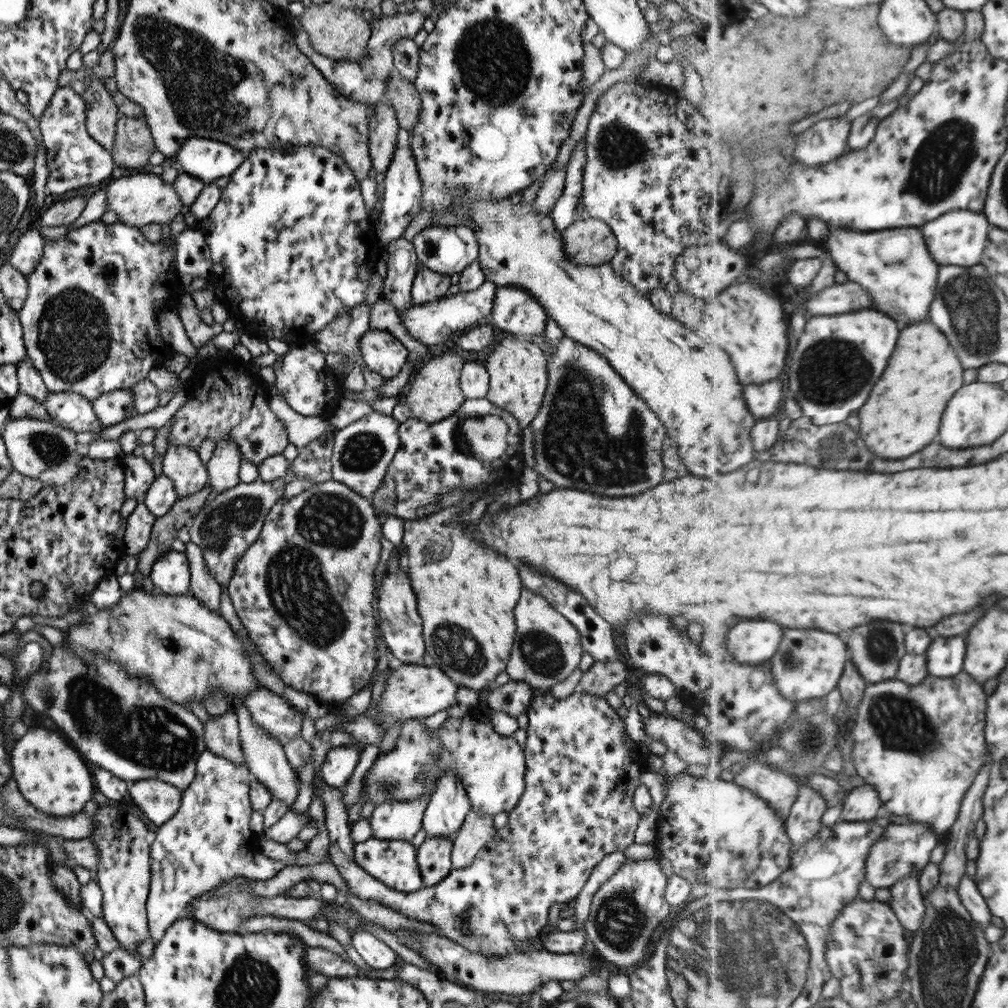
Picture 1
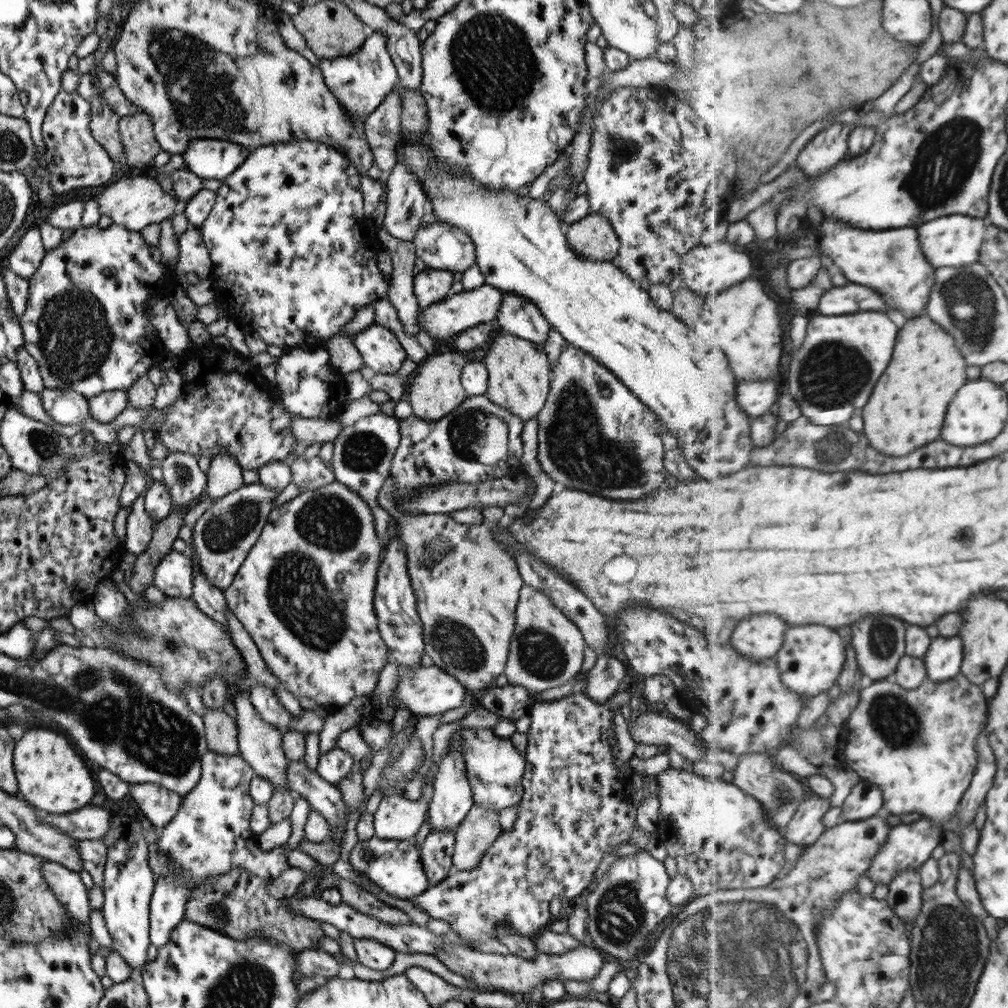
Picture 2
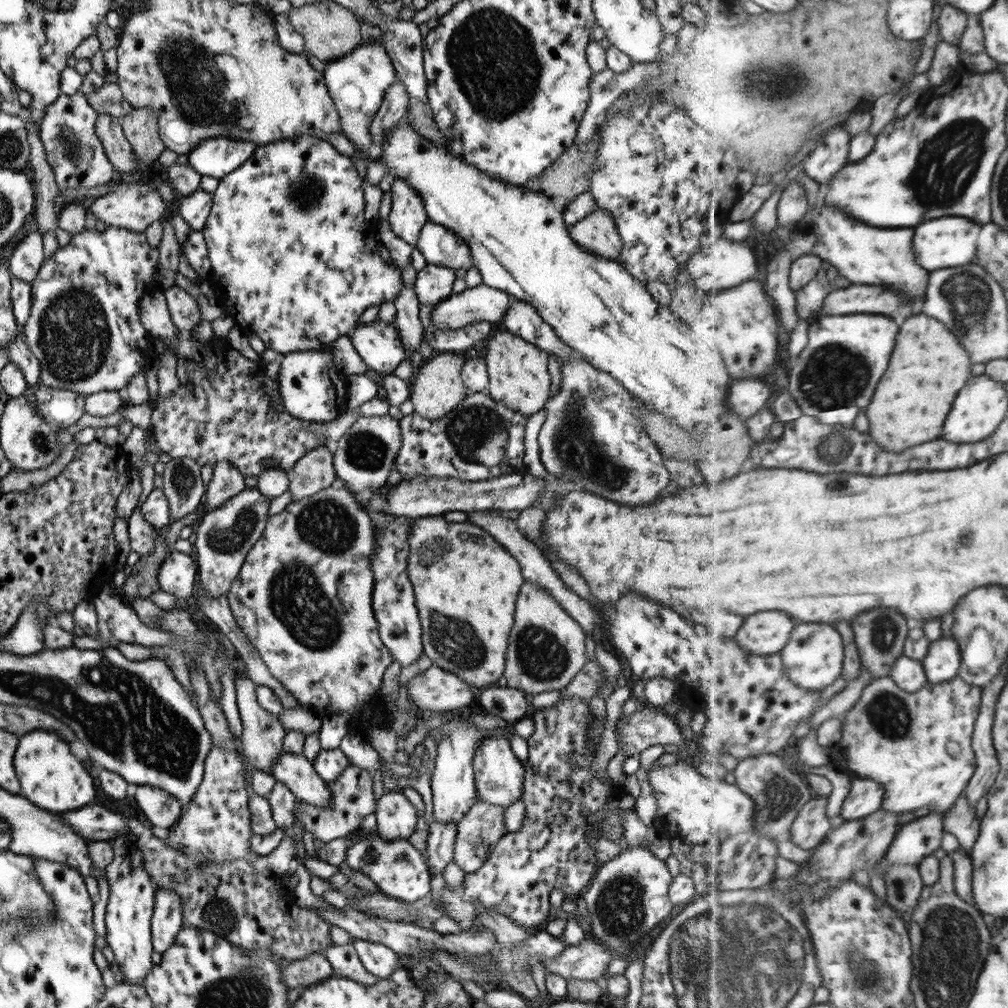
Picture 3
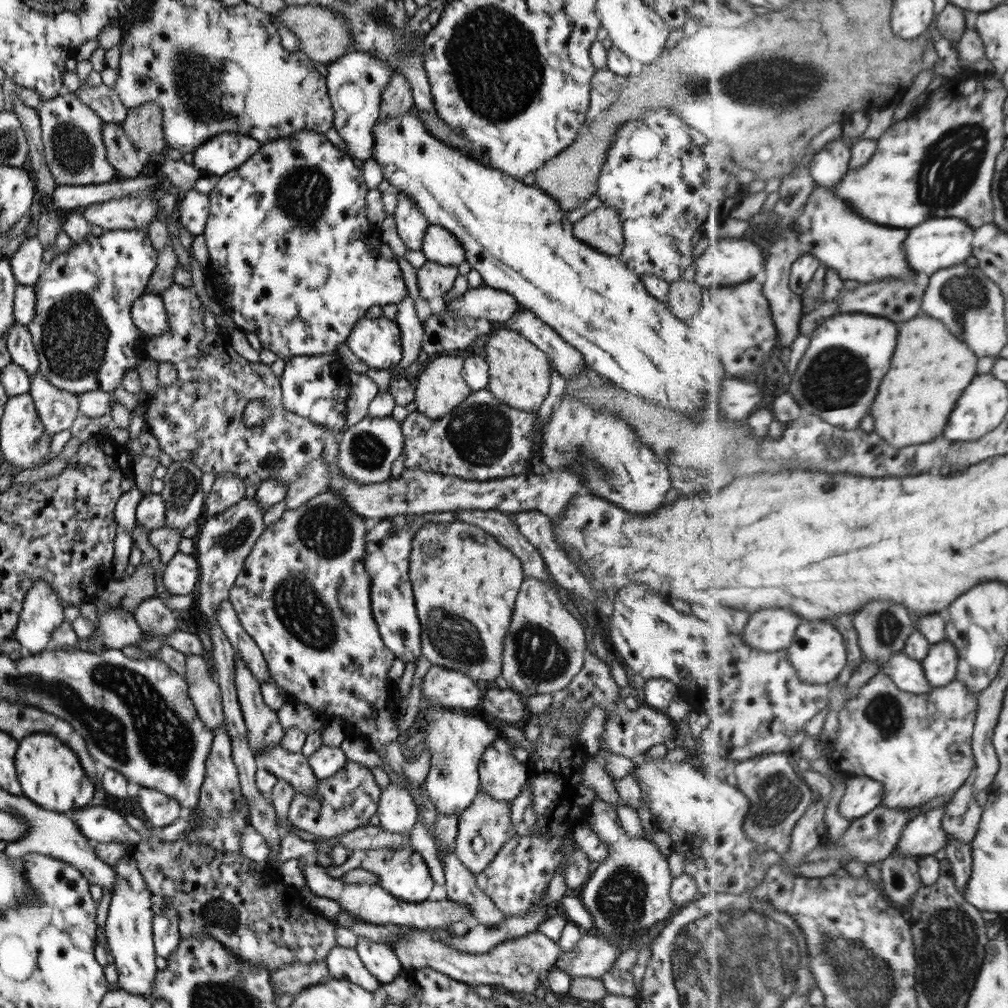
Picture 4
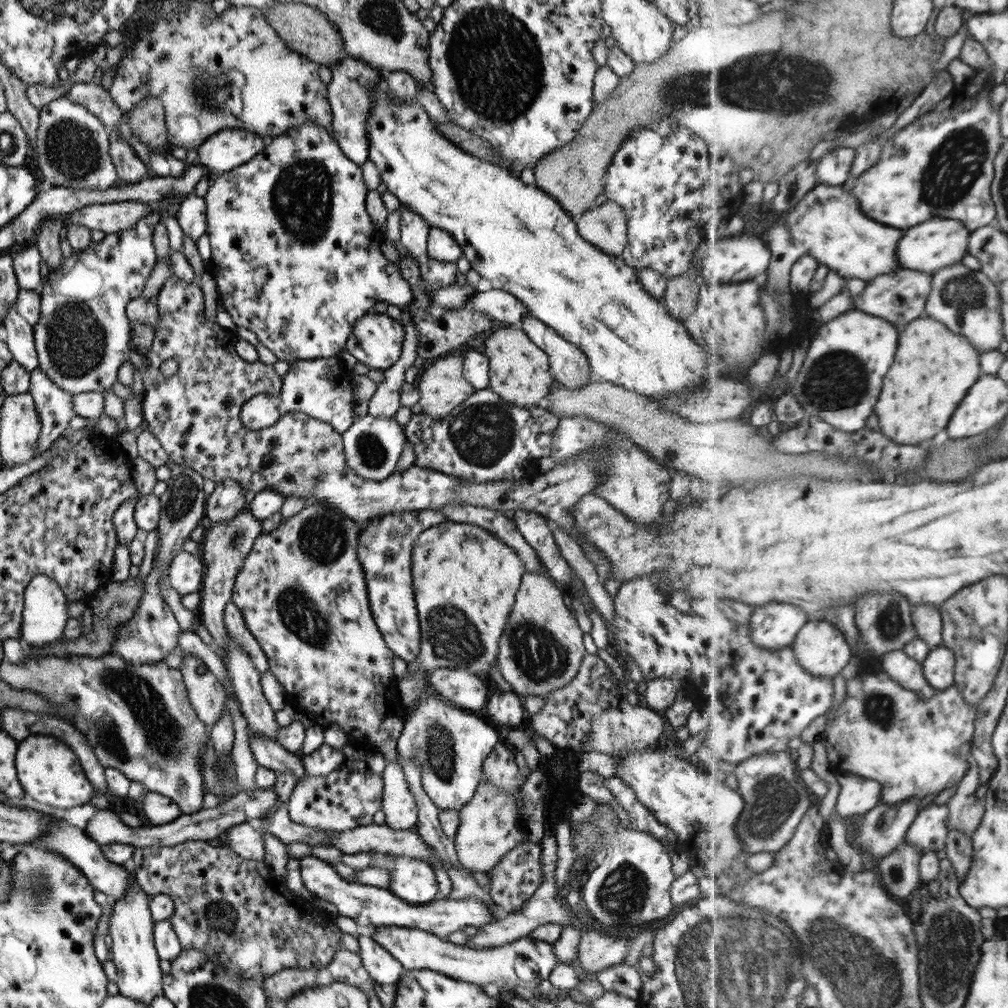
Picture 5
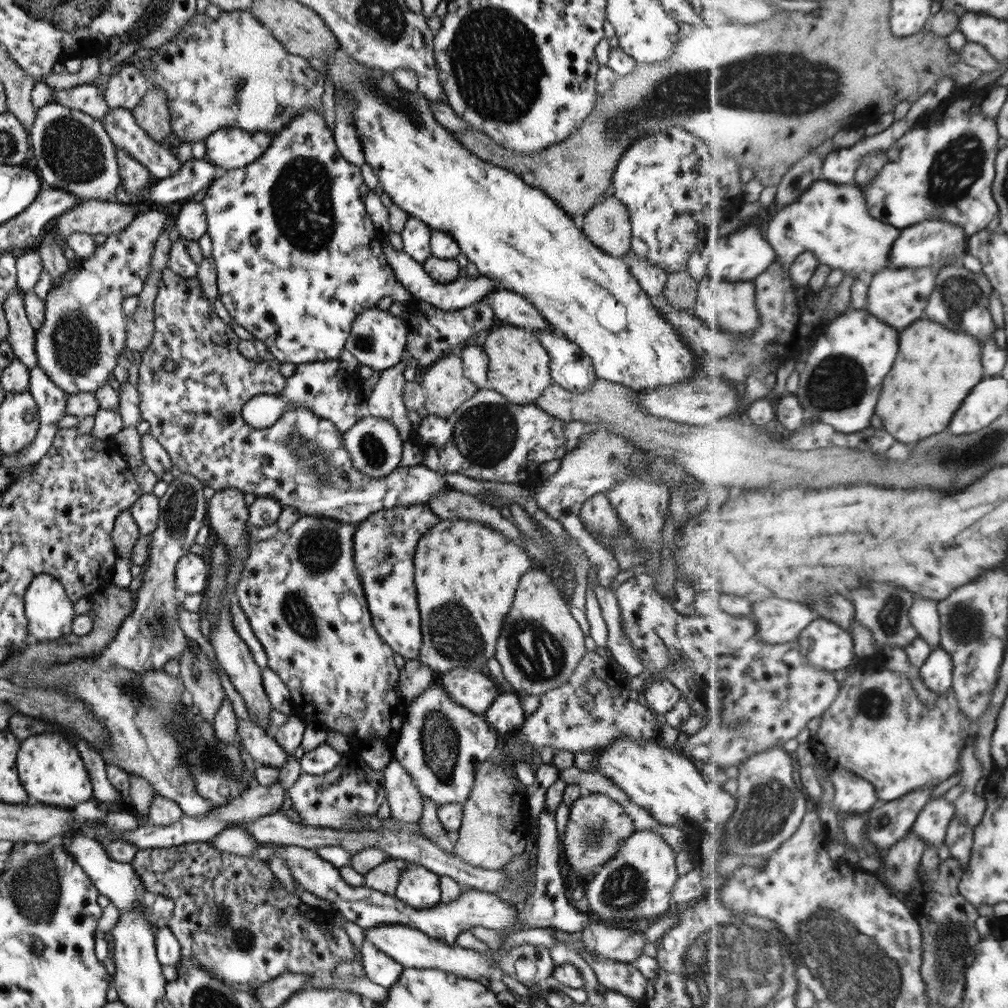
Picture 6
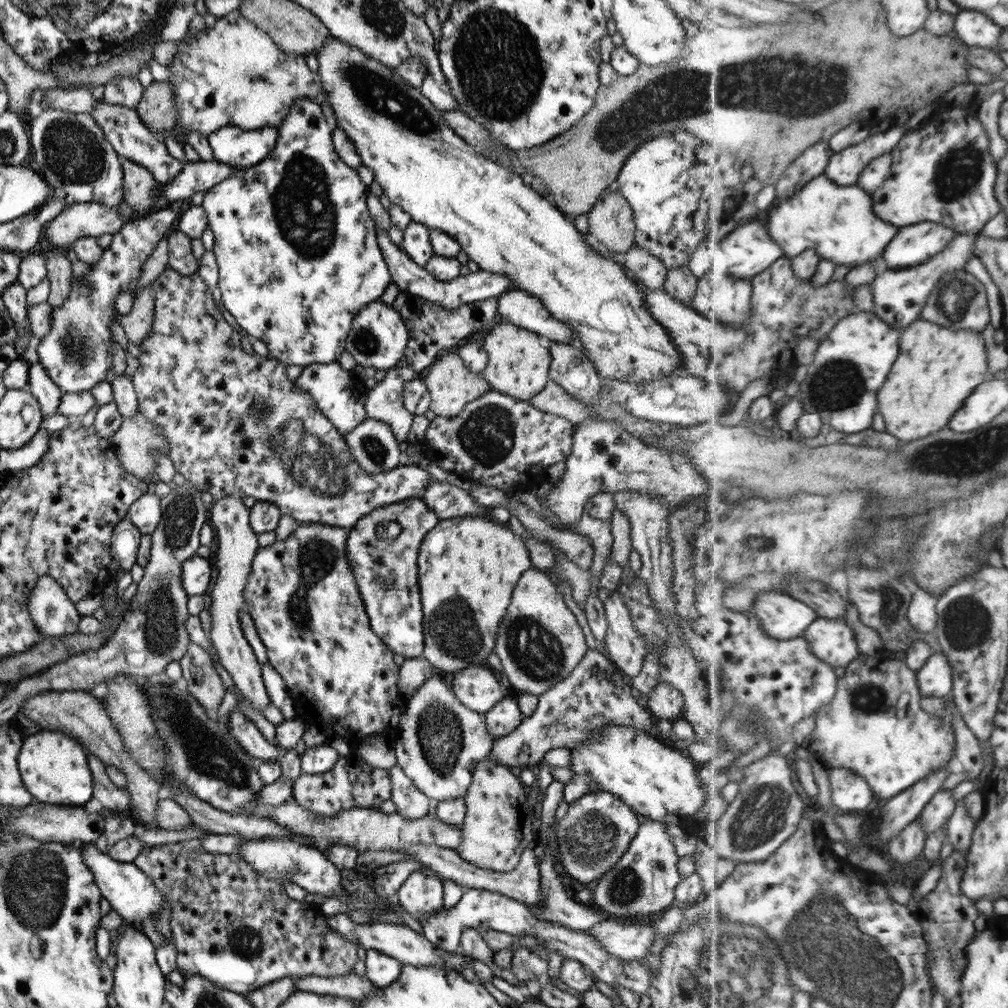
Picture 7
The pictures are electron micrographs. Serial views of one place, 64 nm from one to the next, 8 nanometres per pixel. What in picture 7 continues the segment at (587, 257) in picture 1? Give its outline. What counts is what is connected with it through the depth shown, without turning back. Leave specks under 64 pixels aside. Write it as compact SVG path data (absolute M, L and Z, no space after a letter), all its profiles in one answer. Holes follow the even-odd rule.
M619 192L605 193L586 215L590 224L588 235L609 252L623 255L634 246L636 228L633 210Z

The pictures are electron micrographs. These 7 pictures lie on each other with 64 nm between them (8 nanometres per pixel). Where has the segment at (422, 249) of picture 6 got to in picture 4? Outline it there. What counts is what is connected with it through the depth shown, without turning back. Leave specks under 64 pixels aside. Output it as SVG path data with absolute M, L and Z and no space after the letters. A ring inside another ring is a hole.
M404 193L397 194L397 206L393 213L396 231L410 250L421 250L429 222L417 204Z

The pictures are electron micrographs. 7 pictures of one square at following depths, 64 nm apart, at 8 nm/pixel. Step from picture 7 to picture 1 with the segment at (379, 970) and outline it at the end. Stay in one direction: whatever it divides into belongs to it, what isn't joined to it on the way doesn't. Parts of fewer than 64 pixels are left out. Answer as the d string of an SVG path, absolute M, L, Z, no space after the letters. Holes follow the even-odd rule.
M368 931L351 933L351 945L364 959L365 964L375 970L392 968L398 962L396 952Z

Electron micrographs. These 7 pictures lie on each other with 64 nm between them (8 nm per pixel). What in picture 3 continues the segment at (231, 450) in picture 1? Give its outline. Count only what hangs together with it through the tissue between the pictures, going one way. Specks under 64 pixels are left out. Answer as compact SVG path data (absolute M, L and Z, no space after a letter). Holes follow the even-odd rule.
M216 461L212 478L204 494L205 509L214 510L244 490L244 479L245 476L230 461Z

